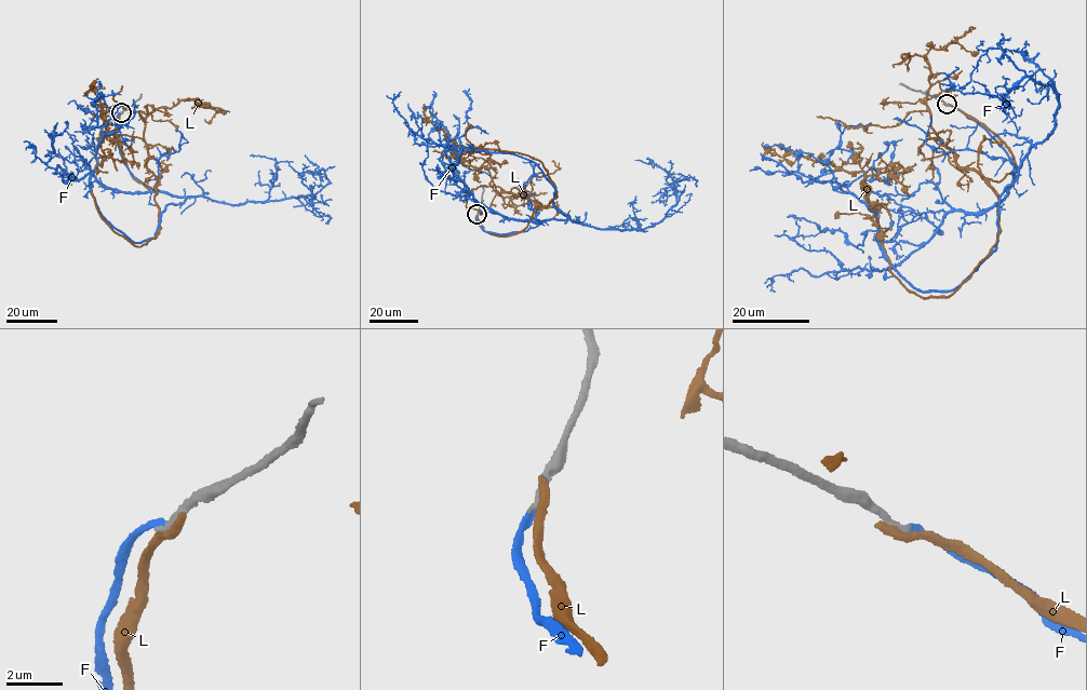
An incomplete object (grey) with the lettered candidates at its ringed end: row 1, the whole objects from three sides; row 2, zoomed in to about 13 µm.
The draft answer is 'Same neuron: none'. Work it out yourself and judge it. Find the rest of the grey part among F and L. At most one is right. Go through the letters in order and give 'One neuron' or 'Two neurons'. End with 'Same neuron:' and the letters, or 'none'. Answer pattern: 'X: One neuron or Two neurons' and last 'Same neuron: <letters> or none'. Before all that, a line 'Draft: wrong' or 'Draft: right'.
Draft: wrong
F: One neuron
L: Two neurons
Same neuron: F

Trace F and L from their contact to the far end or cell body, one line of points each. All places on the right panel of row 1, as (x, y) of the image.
F: (947, 104), (1018, 168), (996, 206), (901, 207), (897, 238), (873, 240), (876, 214), (809, 178), (853, 162)
L: (947, 105), (1017, 170), (989, 180), (996, 243), (944, 297), (890, 271), (863, 172), (762, 160)

